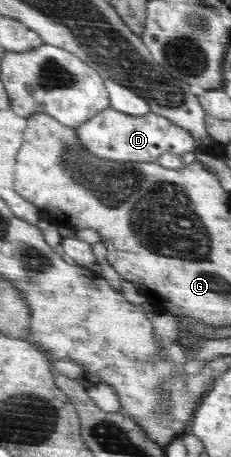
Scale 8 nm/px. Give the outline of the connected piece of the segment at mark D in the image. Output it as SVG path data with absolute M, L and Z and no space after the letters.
M110 106L75 129L83 148L97 158L116 162L154 162L165 153L182 155L198 145L187 128L151 110L143 116L131 116Z

